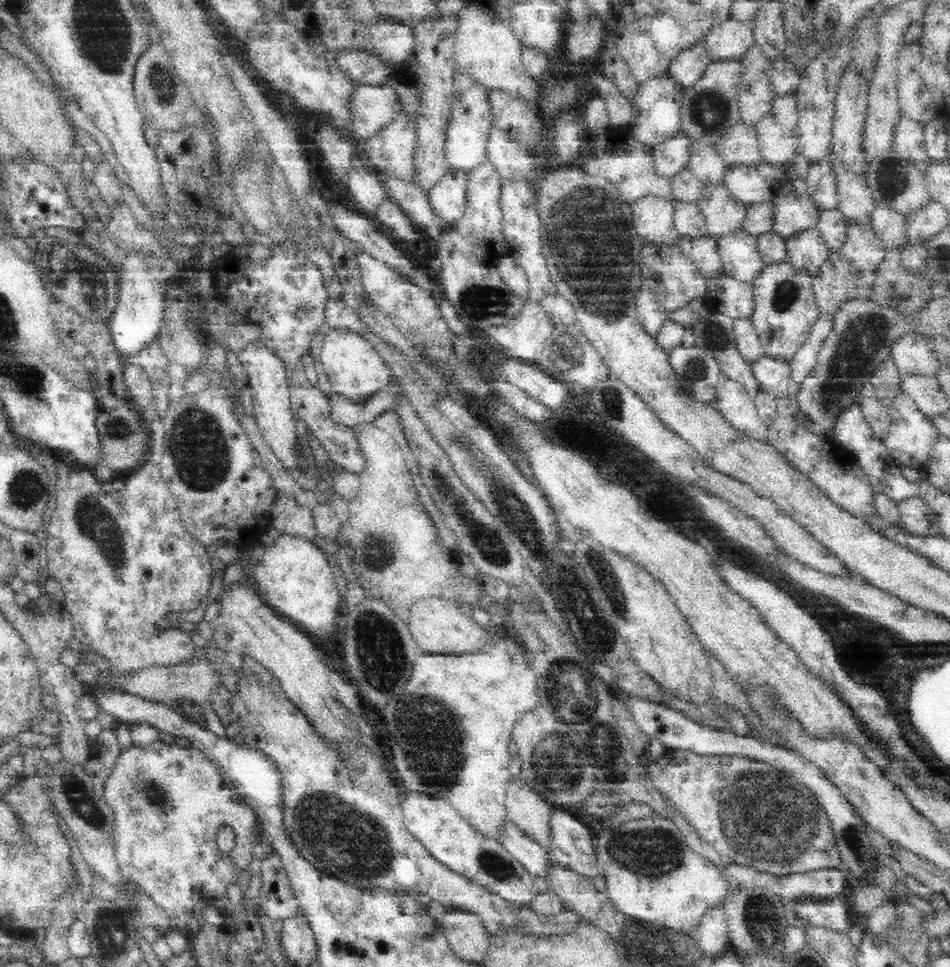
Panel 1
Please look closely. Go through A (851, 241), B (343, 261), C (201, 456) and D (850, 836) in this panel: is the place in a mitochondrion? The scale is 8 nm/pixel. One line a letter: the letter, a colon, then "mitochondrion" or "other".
A: other
B: other
C: mitochondrion
D: mitochondrion

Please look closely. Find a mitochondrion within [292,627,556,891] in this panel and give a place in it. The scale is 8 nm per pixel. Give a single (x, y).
(431, 745)

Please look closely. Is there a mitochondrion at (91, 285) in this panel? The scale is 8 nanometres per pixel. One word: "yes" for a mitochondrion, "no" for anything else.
yes

